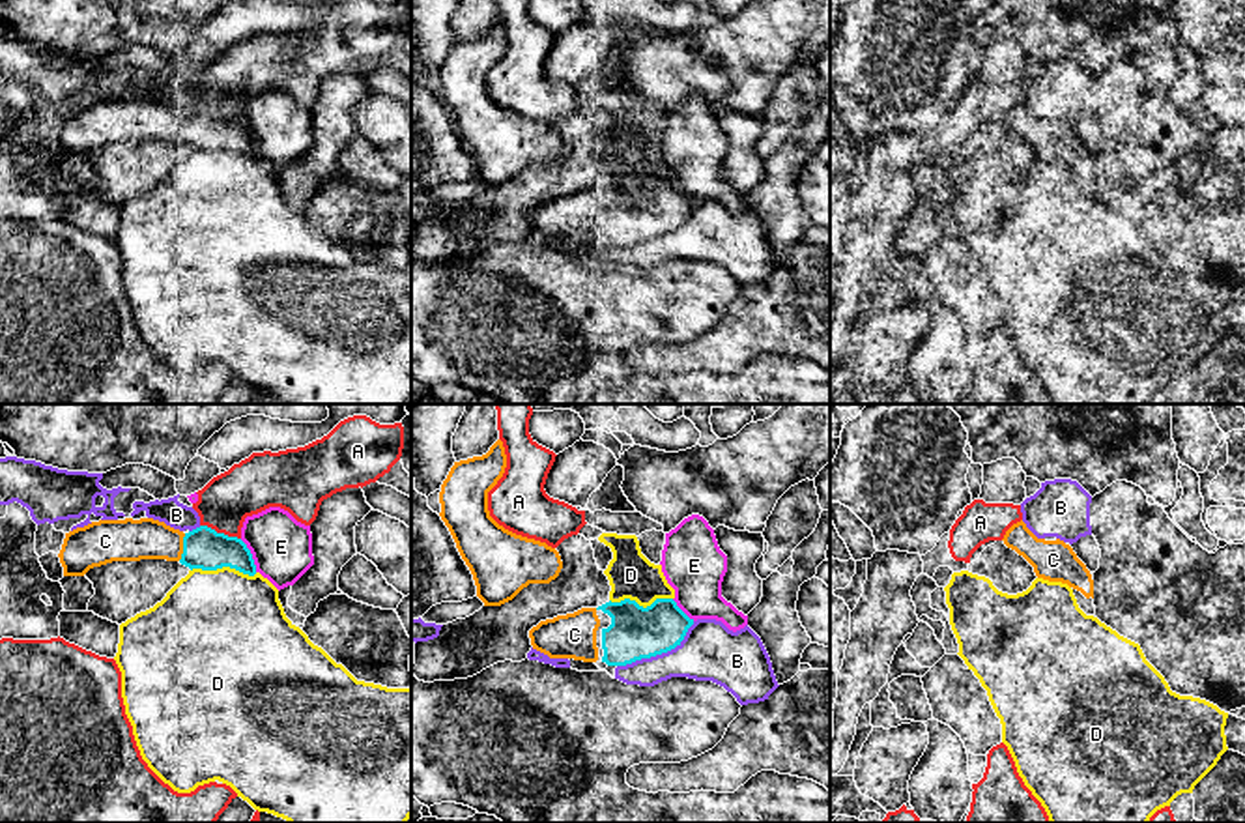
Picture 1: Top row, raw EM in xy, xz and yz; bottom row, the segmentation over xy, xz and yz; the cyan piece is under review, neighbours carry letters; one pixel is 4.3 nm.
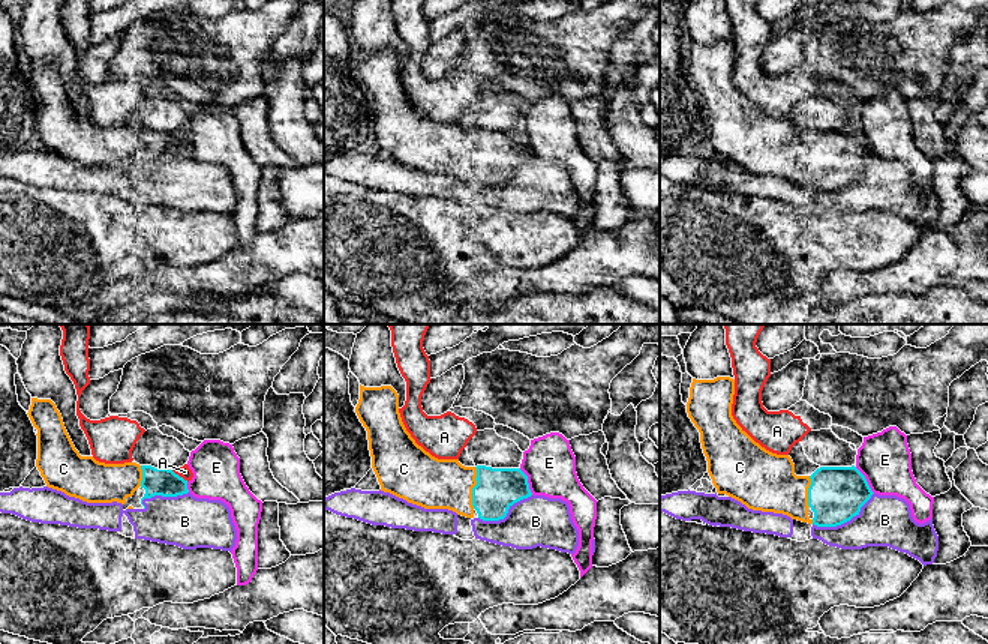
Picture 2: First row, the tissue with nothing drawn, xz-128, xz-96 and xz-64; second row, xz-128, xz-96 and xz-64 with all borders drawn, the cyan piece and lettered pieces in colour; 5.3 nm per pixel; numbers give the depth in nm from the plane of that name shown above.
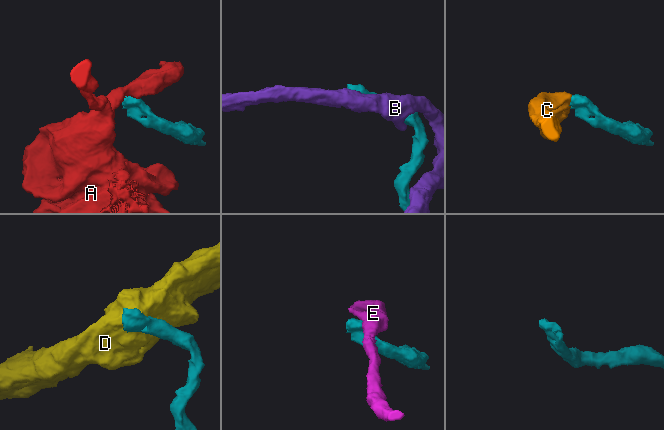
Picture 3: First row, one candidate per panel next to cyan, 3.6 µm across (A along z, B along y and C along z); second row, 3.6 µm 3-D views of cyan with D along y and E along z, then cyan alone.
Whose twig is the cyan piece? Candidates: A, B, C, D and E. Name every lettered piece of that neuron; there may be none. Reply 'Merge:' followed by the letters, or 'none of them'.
Merge: C

